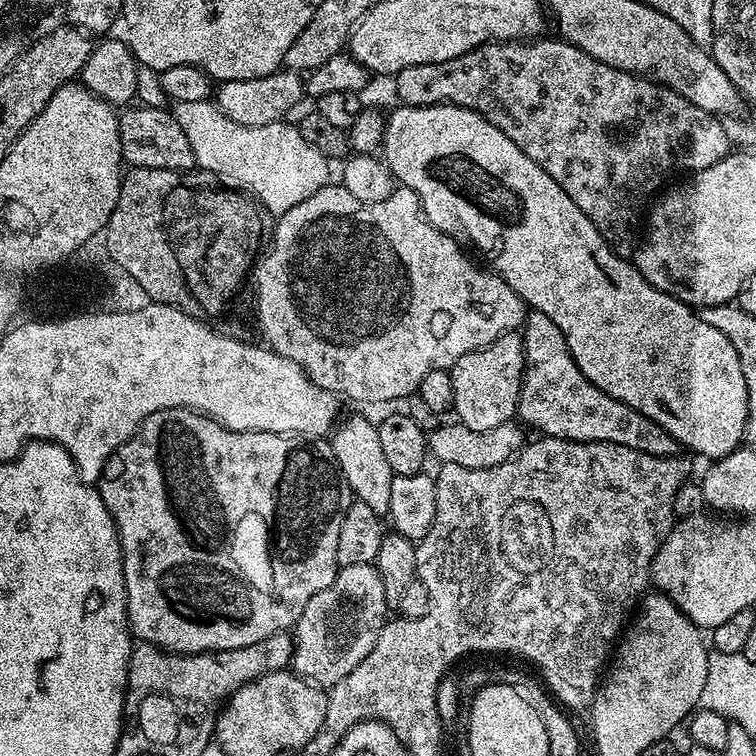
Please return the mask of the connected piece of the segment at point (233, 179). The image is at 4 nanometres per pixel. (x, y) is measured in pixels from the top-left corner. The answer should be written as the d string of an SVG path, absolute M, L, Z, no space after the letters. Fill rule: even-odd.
M211 99L176 104L174 115L190 141L197 165L209 177L217 176L223 187L251 194L271 215L273 212L273 217L286 214L286 210L298 206L298 202L306 202L310 194L318 194L330 183L329 157L309 146L295 123L242 126L230 122Z

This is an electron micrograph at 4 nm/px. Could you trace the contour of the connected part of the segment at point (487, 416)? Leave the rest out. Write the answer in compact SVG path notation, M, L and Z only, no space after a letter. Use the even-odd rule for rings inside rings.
M516 332L499 336L490 346L462 354L451 368L454 382L454 416L470 430L494 430L516 416L520 383L524 377L524 341Z

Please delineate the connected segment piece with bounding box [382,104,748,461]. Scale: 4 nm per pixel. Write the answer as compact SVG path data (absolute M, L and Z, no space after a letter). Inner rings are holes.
M427 104L421 108L396 106L392 113L387 113L384 122L382 159L392 171L397 185L414 190L424 219L447 236L463 241L469 249L477 248L489 260L487 263L491 271L503 278L506 286L510 286L510 290L514 290L514 294L518 294L518 298L522 298L531 311L546 314L546 318L550 318L550 322L554 322L554 326L562 330L562 338L566 340L566 346L587 383L598 386L598 390L610 394L610 398L618 402L626 402L626 406L638 410L643 416L662 426L662 430L674 437L681 449L689 448L700 456L708 456L709 461L721 460L726 454L741 447L748 413L748 395L746 378L742 378L742 362L738 362L738 350L734 350L730 338L726 338L722 330L714 330L710 322L702 322L699 311L650 286L650 282L646 282L646 278L642 278L642 274L636 269L635 263L616 253L602 238L602 234L598 234L594 222L590 222L590 218L586 218L586 214L582 214L582 210L574 206L570 194L566 194L566 190L562 190L562 186L558 186L558 182L554 182L554 178L550 178L550 174L546 174L546 170L542 170L538 162L526 158L526 154L522 154L522 150L518 150L518 146L514 146L514 142L510 142L510 138L502 134L502 130L498 130L498 126L486 122L486 118L482 118L474 110L453 104Z

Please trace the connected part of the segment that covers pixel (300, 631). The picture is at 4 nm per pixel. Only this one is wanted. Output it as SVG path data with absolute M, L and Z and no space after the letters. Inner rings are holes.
M375 564L340 568L334 582L330 582L326 590L314 594L296 619L291 671L317 686L338 683L374 650L374 642L378 642L378 634L389 616L382 578Z

